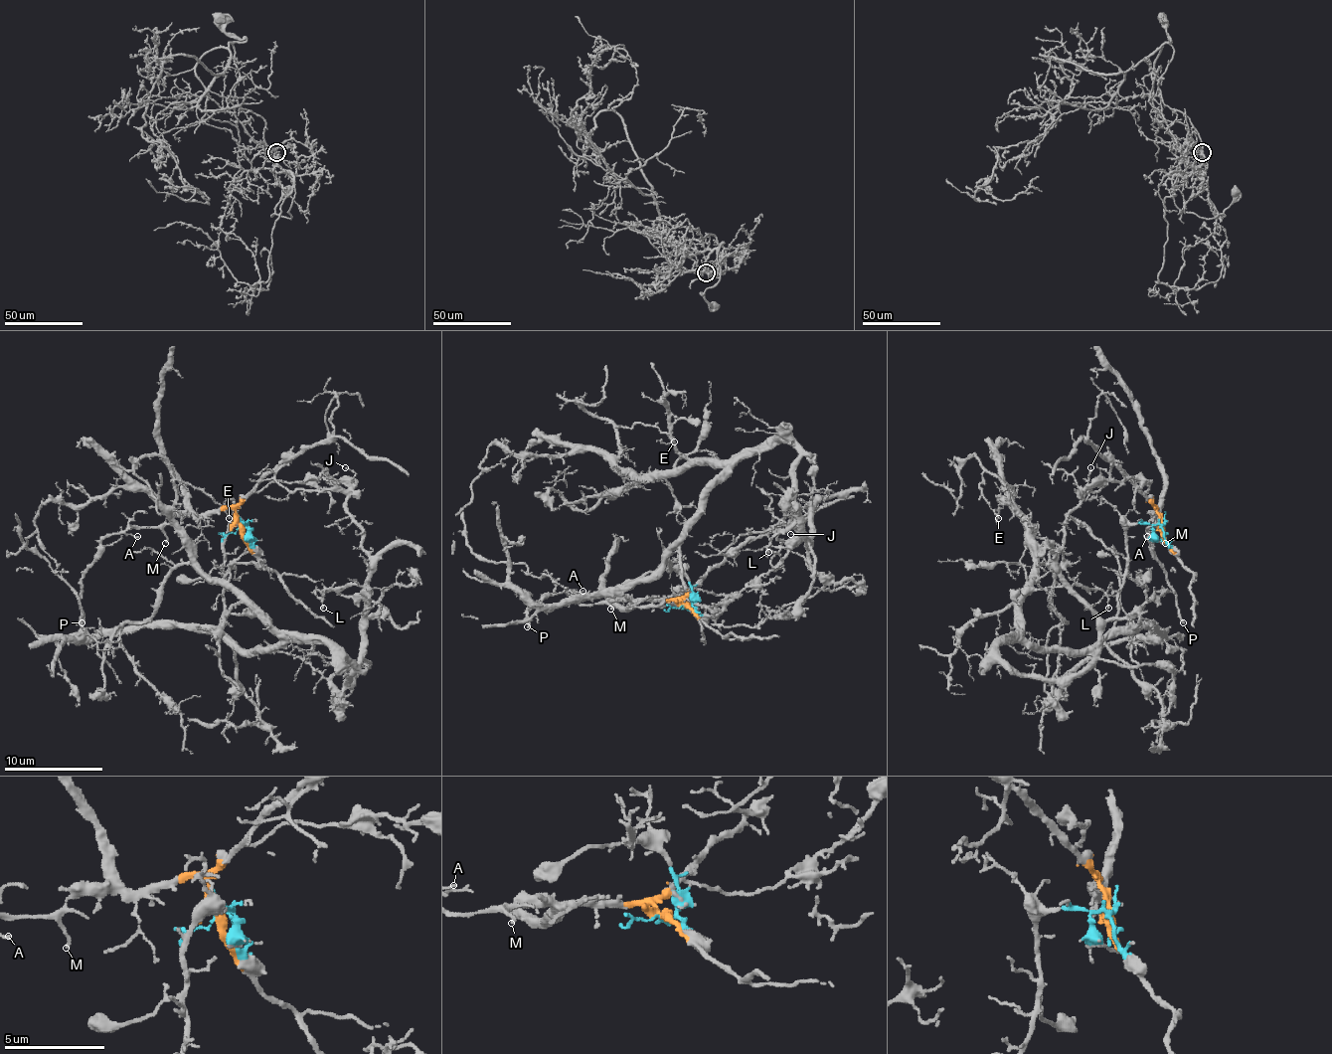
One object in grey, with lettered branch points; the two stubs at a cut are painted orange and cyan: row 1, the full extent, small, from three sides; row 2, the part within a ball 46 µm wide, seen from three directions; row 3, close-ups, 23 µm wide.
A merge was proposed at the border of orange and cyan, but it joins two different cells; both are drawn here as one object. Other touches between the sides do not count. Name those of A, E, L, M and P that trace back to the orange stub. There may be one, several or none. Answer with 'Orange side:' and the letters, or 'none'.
Orange side: A, M, P

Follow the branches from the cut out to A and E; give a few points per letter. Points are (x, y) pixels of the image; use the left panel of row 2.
A: (242, 527), (229, 507), (219, 507), (200, 515), (170, 515), (155, 527), (125, 530), (138, 537)
E: (239, 527), (219, 628), (268, 650), (278, 633), (200, 567), (172, 517), (172, 473), (229, 517)

